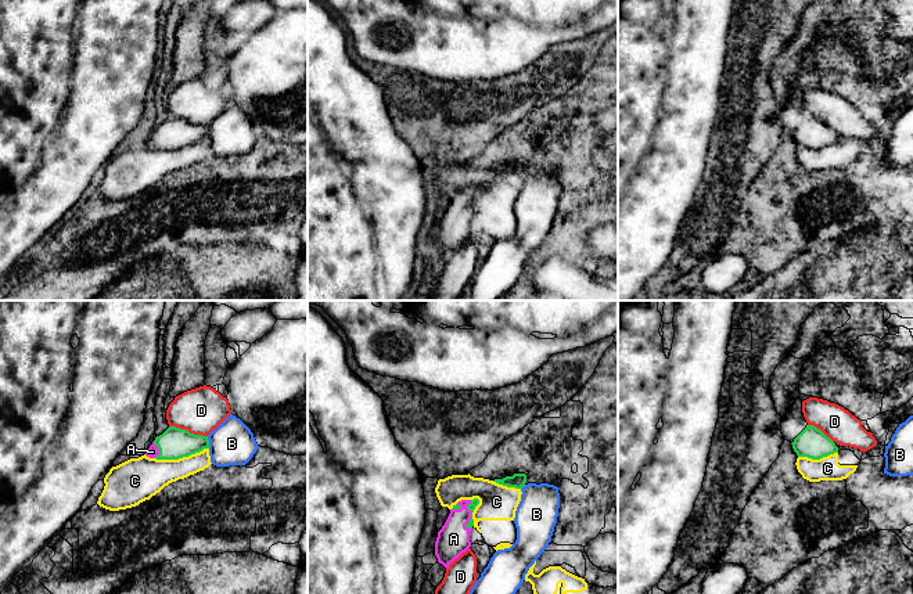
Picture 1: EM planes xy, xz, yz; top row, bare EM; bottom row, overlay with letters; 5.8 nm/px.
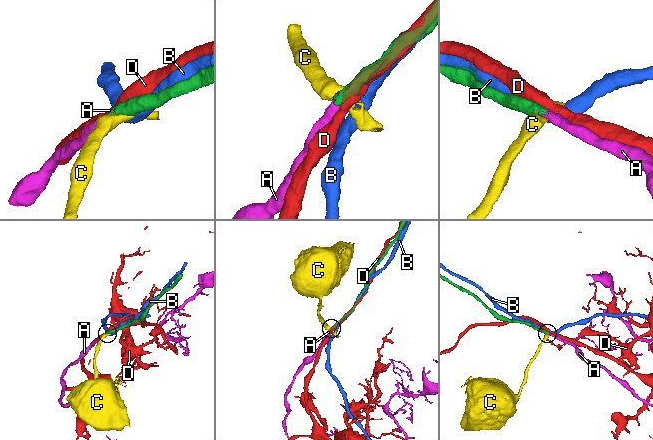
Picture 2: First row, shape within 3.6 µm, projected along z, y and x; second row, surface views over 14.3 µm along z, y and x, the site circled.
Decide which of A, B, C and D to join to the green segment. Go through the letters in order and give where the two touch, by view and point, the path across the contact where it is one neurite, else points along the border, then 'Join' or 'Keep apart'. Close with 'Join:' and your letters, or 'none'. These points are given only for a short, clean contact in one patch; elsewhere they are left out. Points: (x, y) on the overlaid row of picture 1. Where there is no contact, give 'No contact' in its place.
A: Touches green at xz (471, 515). Path across: xz (475, 501), (470, 507), (471, 515), (456, 530), (453, 539). Join
B: Touches green at xy (208, 442). Keep apart
C: Touches green at xy (182, 457). Boundary: xy (208, 447), (178, 458), (155, 458). Keep apart
D: Touches green at xy (187, 431). Keep apart
Join: A

